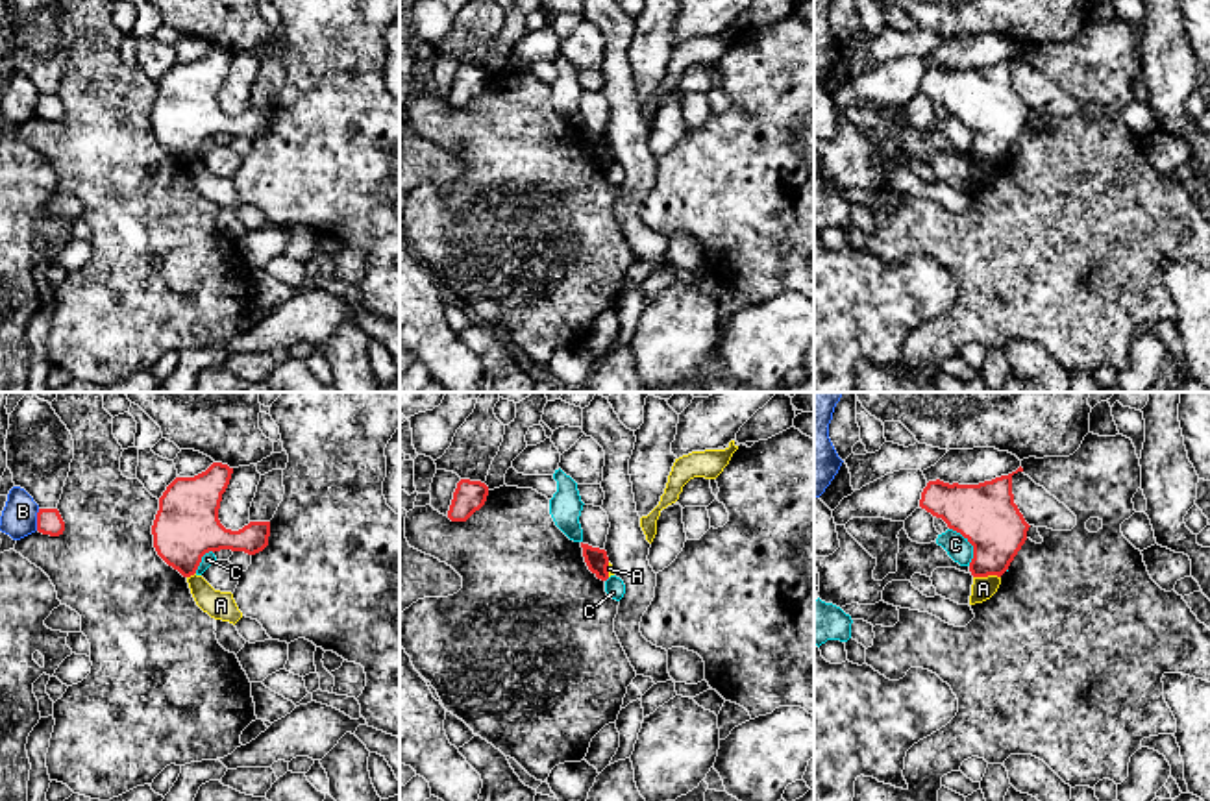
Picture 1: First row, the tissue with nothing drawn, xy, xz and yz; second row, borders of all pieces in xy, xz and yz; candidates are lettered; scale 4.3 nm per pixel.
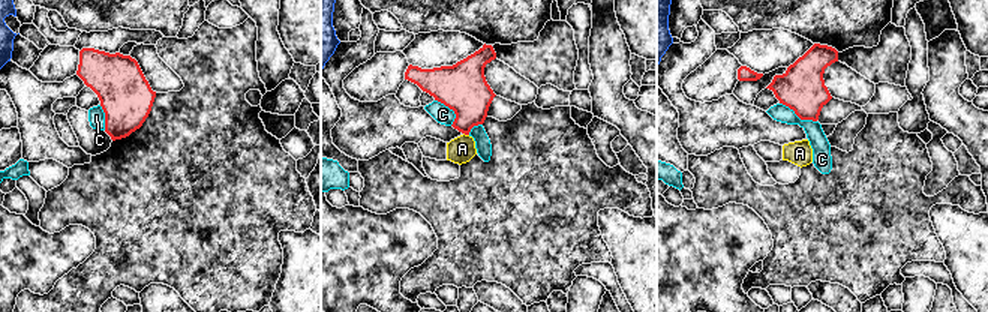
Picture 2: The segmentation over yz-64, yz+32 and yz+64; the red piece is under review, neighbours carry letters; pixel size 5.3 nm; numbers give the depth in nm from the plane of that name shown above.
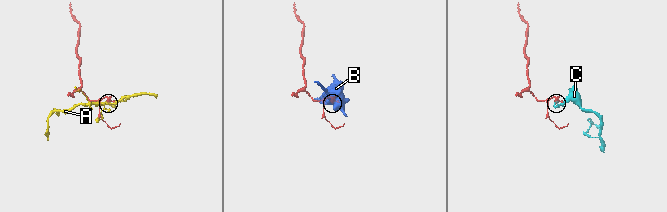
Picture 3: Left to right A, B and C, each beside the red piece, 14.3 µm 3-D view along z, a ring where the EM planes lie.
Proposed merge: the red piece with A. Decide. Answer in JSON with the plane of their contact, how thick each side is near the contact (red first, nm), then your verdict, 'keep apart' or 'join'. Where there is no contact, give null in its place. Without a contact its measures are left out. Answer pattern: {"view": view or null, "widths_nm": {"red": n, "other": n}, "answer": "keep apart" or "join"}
{"view": "yz", "widths_nm": {"red": 260, "other": 100}, "answer": "keep apart"}

